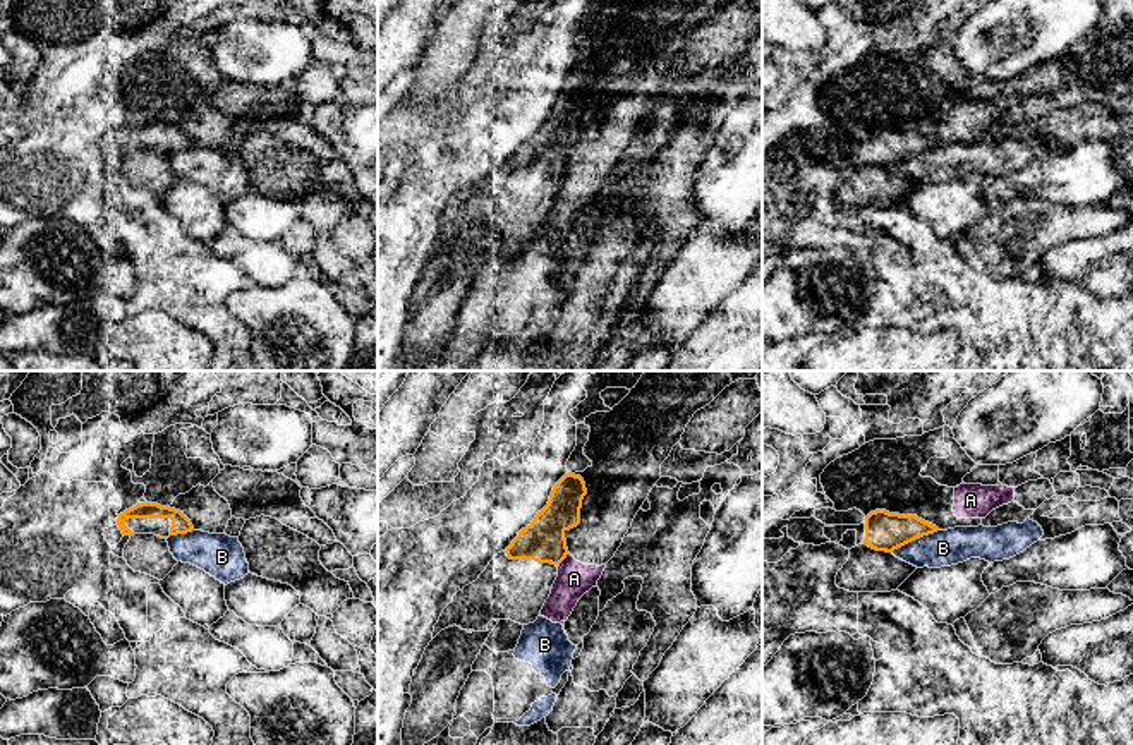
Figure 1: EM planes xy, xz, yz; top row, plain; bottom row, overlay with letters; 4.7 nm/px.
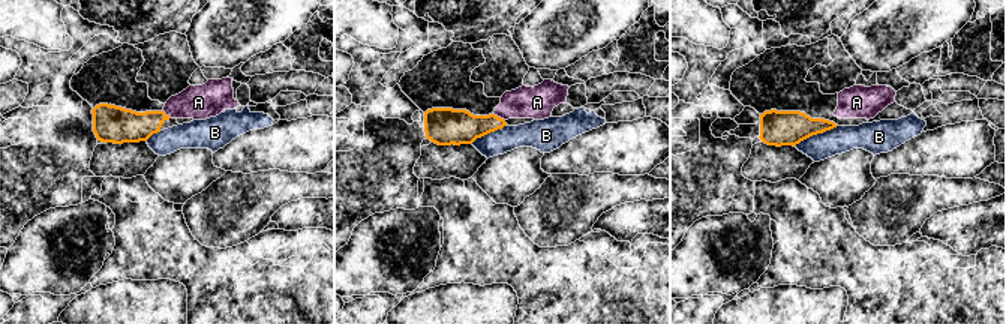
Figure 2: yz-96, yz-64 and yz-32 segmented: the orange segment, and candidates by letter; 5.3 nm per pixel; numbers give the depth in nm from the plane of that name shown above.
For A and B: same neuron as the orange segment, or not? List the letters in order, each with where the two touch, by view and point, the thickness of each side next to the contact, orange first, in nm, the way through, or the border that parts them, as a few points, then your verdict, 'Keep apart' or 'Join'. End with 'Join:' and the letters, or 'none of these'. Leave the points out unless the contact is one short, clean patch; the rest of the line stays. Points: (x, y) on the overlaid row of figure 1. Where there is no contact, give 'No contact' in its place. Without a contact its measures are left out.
A: Touches orange at xz (563, 558). Thickness 200 nm (orange) against 160 nm. Boundary: xz (569, 553), (558, 567). Keep apart
B: Touches orange at yz (914, 539). Thickness 180 nm (orange) against 170 nm. Keep apart
Join: none of these

